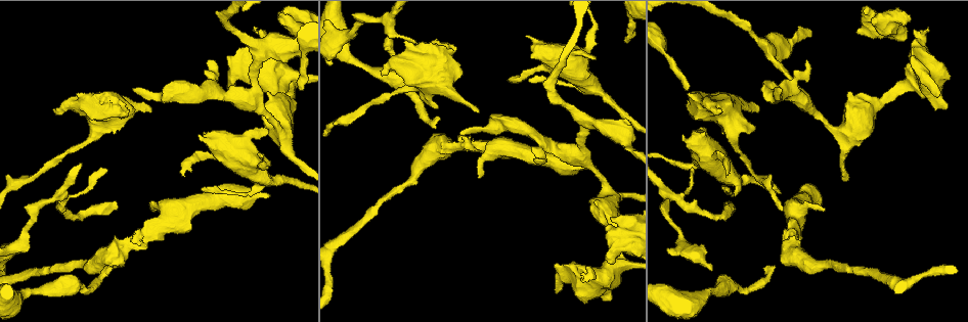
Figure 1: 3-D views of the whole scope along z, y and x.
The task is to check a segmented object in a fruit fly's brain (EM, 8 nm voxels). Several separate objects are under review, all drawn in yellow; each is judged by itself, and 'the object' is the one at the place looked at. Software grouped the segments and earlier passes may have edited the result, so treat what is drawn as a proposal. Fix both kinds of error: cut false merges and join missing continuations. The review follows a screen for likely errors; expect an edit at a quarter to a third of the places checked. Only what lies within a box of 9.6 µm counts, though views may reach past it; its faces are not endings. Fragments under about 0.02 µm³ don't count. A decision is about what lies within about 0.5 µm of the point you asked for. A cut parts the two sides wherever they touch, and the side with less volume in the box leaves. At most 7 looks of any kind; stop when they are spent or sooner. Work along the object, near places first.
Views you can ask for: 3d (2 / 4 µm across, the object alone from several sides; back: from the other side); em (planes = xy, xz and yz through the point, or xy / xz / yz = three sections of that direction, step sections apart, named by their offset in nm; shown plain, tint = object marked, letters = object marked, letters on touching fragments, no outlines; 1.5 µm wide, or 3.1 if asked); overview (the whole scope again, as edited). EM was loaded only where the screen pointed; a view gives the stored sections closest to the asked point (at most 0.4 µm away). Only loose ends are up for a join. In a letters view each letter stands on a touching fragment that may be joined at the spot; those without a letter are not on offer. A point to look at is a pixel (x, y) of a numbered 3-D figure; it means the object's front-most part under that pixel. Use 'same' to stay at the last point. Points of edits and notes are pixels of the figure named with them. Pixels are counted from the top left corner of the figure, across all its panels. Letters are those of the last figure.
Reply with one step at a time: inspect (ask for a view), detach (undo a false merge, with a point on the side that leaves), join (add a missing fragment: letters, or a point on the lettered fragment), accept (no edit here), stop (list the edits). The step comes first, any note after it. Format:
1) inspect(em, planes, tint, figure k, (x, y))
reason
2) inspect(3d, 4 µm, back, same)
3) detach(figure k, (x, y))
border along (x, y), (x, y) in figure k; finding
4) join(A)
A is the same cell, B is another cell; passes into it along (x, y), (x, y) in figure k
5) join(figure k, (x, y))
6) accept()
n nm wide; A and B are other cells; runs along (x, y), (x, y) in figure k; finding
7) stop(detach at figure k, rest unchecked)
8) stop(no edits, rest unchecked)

inspect(em, yz, step 4, tint, figure 1, (54, 110))
free end

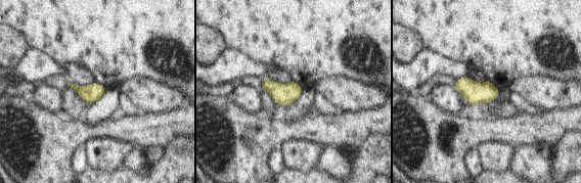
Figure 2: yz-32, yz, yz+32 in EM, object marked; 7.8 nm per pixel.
inspect(em, planes, letters, same)

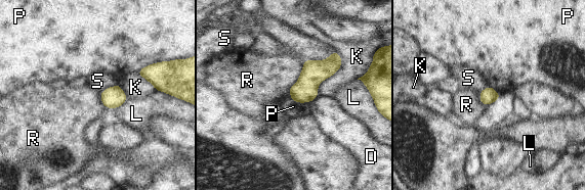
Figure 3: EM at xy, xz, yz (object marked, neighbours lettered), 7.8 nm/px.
accept()
D, K, L, P, R and S are other cells; border along (303, 62), (298, 80), (288, 90) in figure 3; none of them fits

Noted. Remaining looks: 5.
inspect(3d, 4 µm, back, figure 1, (725, 174))
branch stops here

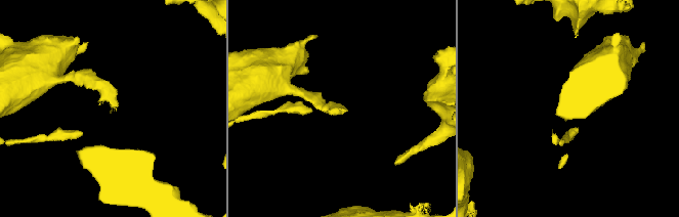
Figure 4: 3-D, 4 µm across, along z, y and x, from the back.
inspect(em, xz, step 8, tint, figure 4, (339, 110))

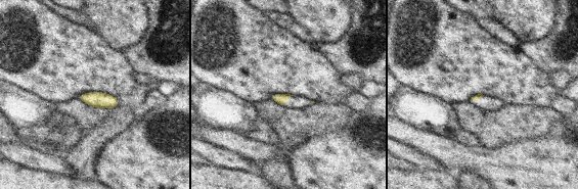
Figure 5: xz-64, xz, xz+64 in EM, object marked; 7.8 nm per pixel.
inspect(em, planes, letters, same)
cut it another way

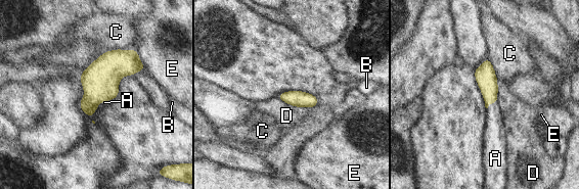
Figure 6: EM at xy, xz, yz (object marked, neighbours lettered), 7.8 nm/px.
join(A)
A is the same cell, B, C, D and E are other cells; passes into it along (485, 76), (491, 102), (494, 132) in figure 6; the neuron continues

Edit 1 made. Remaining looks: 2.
stop(join at figure 6, rest unchecked)

